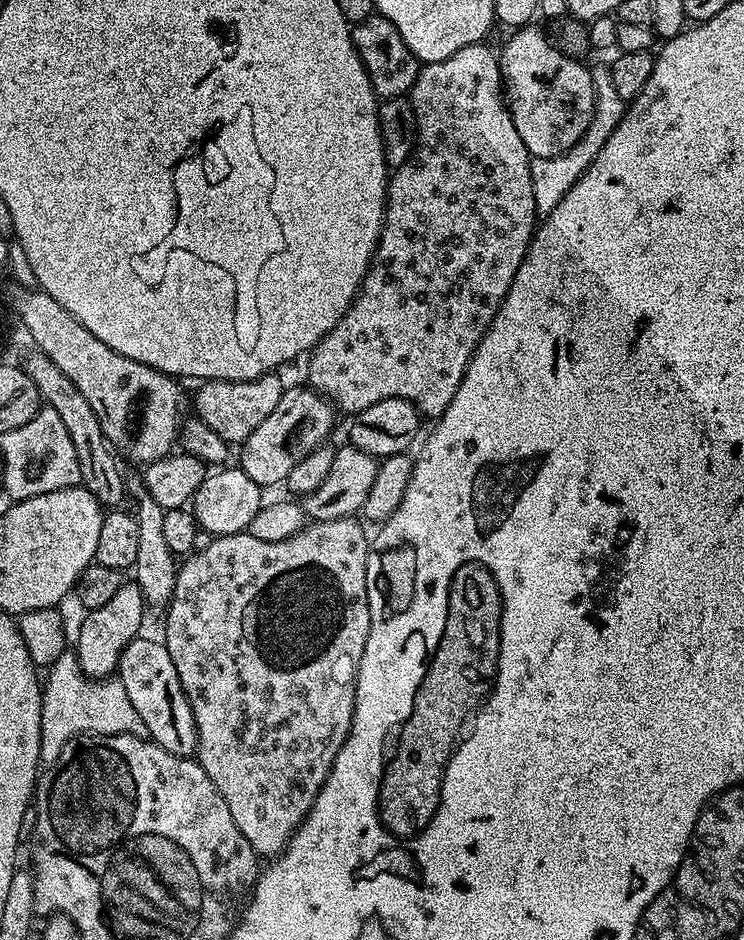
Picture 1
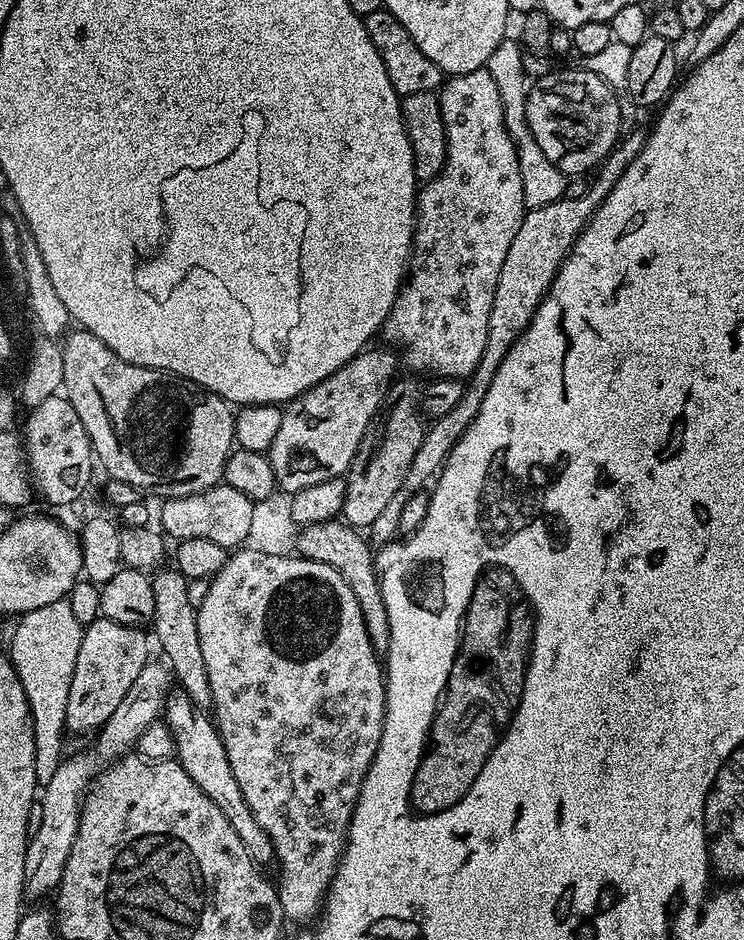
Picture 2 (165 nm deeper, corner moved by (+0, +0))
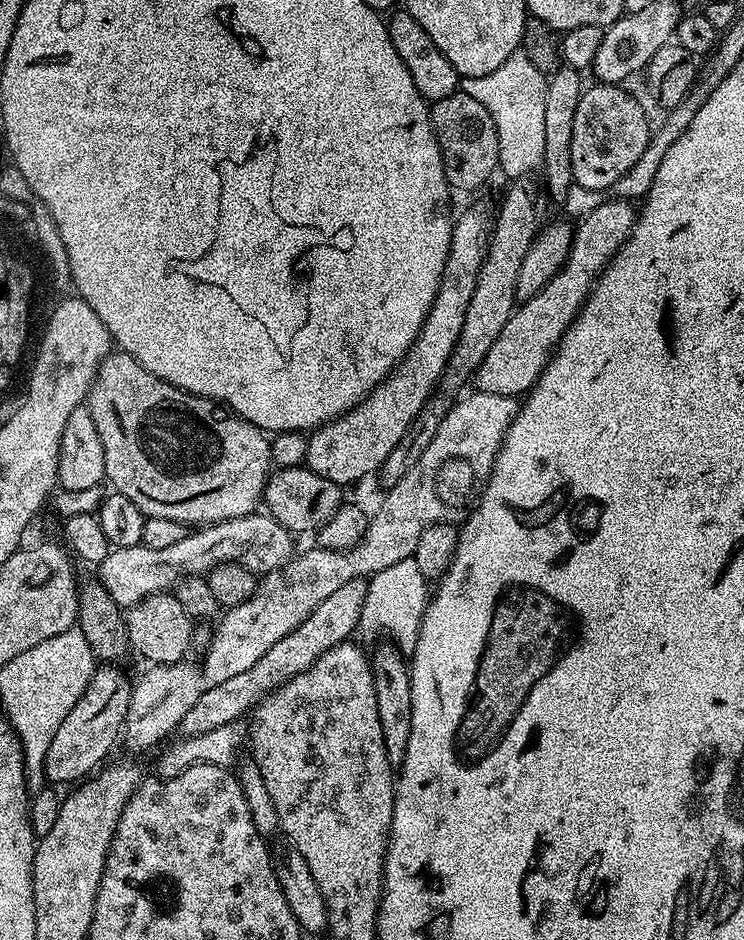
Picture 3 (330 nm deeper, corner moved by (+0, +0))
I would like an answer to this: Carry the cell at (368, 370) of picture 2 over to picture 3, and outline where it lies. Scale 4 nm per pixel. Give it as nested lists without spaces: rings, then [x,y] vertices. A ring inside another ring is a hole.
[[[472,204],[468,209],[465,210],[464,213],[457,215],[455,217],[454,223],[452,225],[452,245],[450,246],[450,254],[446,258],[446,266],[444,267],[444,273],[442,274],[442,278],[440,279],[440,289],[438,290],[438,294],[436,295],[436,300],[432,304],[432,308],[428,311],[428,317],[424,320],[424,326],[420,330],[419,336],[416,337],[415,344],[412,345],[412,348],[405,354],[403,360],[400,361],[399,364],[396,365],[396,368],[392,373],[390,373],[382,383],[380,383],[377,388],[370,395],[368,395],[363,402],[357,404],[355,408],[351,408],[346,414],[342,414],[338,417],[337,420],[332,420],[329,424],[322,424],[319,428],[315,429],[308,436],[308,459],[306,461],[306,466],[313,472],[314,474],[318,474],[322,478],[330,478],[330,482],[334,482],[335,484],[339,484],[341,486],[347,486],[347,484],[352,484],[355,480],[360,480],[363,476],[368,476],[371,474],[379,473],[380,467],[384,465],[386,462],[386,458],[390,454],[390,450],[394,450],[394,446],[398,446],[398,442],[402,442],[402,438],[408,432],[408,427],[415,422],[418,418],[418,414],[424,408],[424,404],[431,398],[432,395],[437,391],[436,383],[439,385],[441,380],[444,377],[444,370],[448,365],[448,359],[450,358],[450,354],[454,350],[454,346],[458,342],[458,334],[462,332],[462,322],[466,322],[466,308],[470,306],[470,298],[474,298],[474,290],[476,289],[476,283],[478,282],[478,276],[480,271],[482,270],[482,266],[484,265],[484,256],[486,253],[486,249],[488,247],[488,243],[490,241],[490,229],[493,227],[494,220],[490,215],[490,208],[488,212],[488,208],[484,204]]]

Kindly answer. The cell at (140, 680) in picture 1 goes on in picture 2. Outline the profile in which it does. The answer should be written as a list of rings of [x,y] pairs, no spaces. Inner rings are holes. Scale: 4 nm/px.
[[[176,690],[165,701],[164,722],[172,731],[172,737],[176,743],[175,759],[198,782],[198,786],[226,814],[230,826],[234,826],[234,834],[242,838],[242,846],[250,854],[250,858],[258,866],[273,863],[276,860],[276,851],[262,826],[254,818],[250,806],[246,806],[246,798],[242,798],[242,790],[238,790],[238,782],[234,782],[234,770],[230,770],[230,758],[226,758],[226,750],[222,746],[222,738],[217,731],[215,723],[207,715],[198,714],[198,709],[184,691]],[[200,715],[200,716],[196,716]],[[206,716],[206,717],[204,717]],[[208,719],[208,720],[207,720]]]

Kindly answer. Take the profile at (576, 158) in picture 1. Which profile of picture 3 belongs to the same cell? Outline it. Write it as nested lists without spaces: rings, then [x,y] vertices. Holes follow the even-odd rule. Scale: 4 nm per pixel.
[[[522,50],[510,54],[510,58],[506,58],[506,62],[502,62],[502,66],[498,66],[498,70],[486,74],[482,78],[467,78],[466,80],[466,90],[470,94],[470,98],[478,98],[478,102],[482,102],[482,106],[486,106],[486,110],[490,110],[490,118],[494,118],[494,126],[498,130],[499,171],[505,172],[508,178],[531,177],[534,174],[531,172],[539,173],[544,163],[546,106],[544,105],[544,84],[541,83],[541,80],[542,73],[532,65],[530,58],[526,58],[526,54]]]

